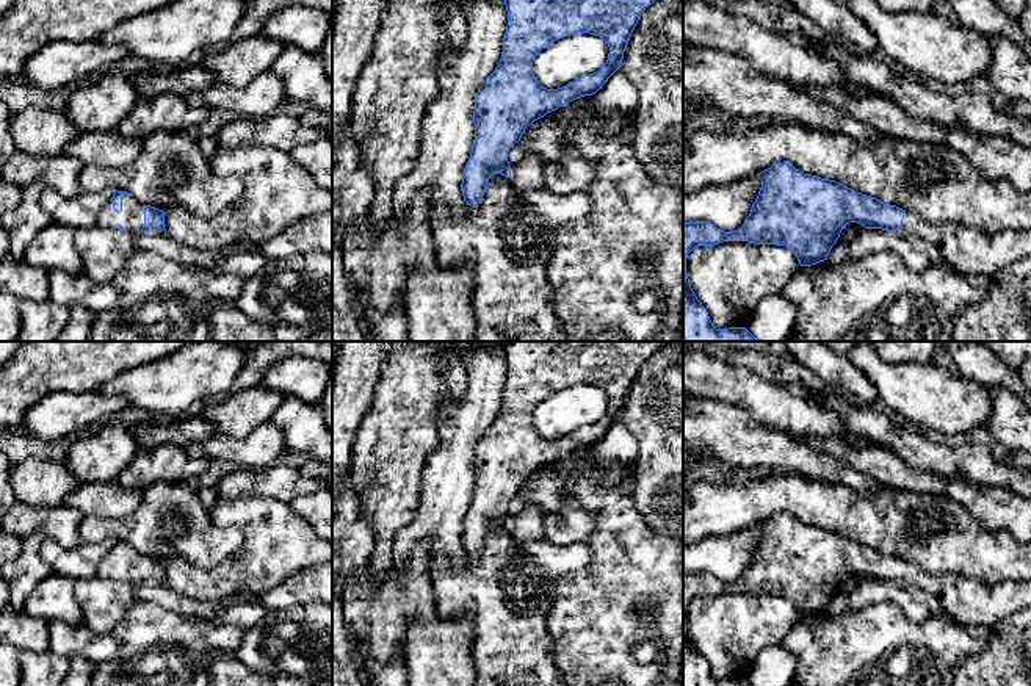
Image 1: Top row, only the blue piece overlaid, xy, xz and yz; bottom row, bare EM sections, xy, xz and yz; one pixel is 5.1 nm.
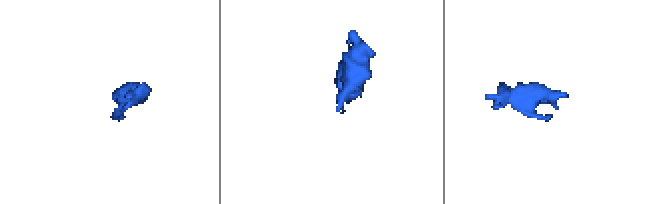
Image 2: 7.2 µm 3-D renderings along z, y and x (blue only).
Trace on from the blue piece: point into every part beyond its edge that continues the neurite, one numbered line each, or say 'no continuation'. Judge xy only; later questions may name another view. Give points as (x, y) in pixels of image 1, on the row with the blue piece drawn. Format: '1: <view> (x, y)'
1: xy (132, 216)

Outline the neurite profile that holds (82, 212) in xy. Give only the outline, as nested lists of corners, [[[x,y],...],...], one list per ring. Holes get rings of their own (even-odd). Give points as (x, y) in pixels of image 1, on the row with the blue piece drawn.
[[[44,188],[41,205],[53,218],[53,222],[74,230],[89,229],[96,226],[99,213],[111,200],[114,191],[114,188],[103,188],[67,199],[53,188]]]

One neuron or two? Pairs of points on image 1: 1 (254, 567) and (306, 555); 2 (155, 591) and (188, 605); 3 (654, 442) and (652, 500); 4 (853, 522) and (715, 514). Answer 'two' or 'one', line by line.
1: one
2: one
3: one
4: one

